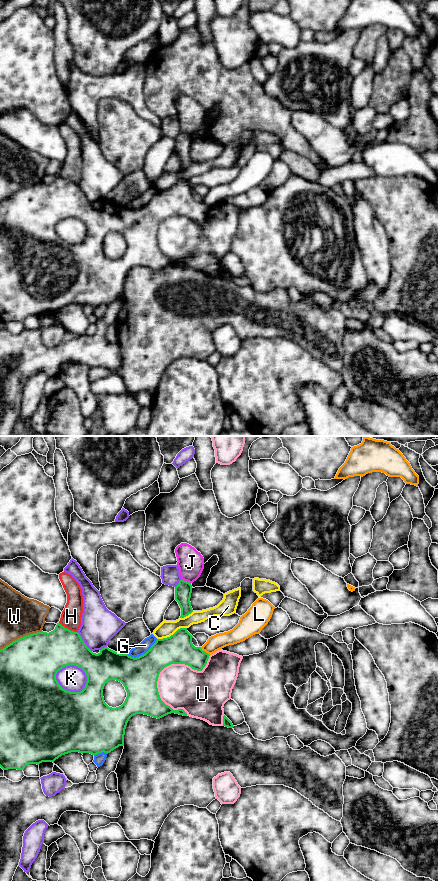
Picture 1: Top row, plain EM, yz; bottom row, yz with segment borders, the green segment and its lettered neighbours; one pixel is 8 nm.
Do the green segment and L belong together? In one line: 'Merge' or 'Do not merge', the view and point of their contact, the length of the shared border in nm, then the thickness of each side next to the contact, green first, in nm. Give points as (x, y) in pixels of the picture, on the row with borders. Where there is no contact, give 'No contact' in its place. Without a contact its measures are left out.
Do not merge. Touches green at yz (204, 651). Shared border 100 nm. Thickness 240 nm (green) against 120 nm

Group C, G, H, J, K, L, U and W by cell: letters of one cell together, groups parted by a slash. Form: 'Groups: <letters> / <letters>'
Groups: C / G / H / J / K / L / U / W

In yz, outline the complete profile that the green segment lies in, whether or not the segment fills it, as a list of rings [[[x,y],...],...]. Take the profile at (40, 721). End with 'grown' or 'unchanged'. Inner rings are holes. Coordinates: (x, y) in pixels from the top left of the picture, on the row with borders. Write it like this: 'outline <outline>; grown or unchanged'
outline [[[60,623],[49,633],[37,632],[21,637],[0,650],[0,767],[3,770],[24,770],[29,764],[53,762],[62,755],[79,752],[97,755],[110,753],[119,746],[124,746],[125,729],[129,719],[136,714],[144,714],[160,719],[175,713],[187,716],[183,709],[173,710],[160,698],[157,681],[160,672],[171,664],[185,664],[192,669],[202,671],[209,659],[209,654],[195,647],[193,636],[187,628],[178,629],[173,635],[157,639],[151,648],[139,657],[117,653],[104,647],[98,654],[93,653],[82,640],[78,632],[71,631]],[[75,665],[81,668],[87,682],[80,692],[63,689],[56,680],[56,674],[65,666]],[[109,680],[123,684],[127,692],[124,703],[116,708],[109,707],[103,697],[103,689]]]; unchanged

